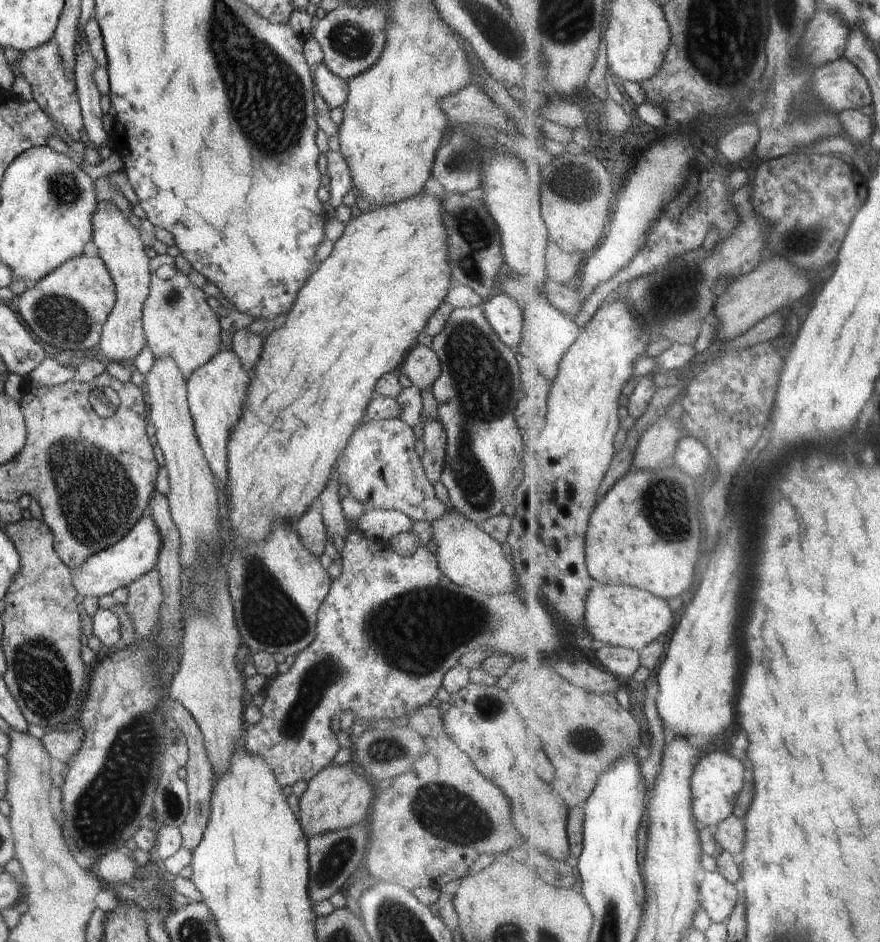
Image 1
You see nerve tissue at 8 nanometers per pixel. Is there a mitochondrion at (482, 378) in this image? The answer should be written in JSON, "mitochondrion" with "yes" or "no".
{"mitochondrion":"yes"}

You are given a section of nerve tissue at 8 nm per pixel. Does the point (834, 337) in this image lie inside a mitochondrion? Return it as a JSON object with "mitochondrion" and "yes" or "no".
{"mitochondrion":"no"}

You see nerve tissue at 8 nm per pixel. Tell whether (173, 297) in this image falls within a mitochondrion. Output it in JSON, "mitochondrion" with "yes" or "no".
{"mitochondrion":"yes"}

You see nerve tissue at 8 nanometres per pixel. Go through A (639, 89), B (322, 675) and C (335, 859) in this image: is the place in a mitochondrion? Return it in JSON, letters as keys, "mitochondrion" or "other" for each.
{"A":"other","B":"mitochondrion","C":"mitochondrion"}

